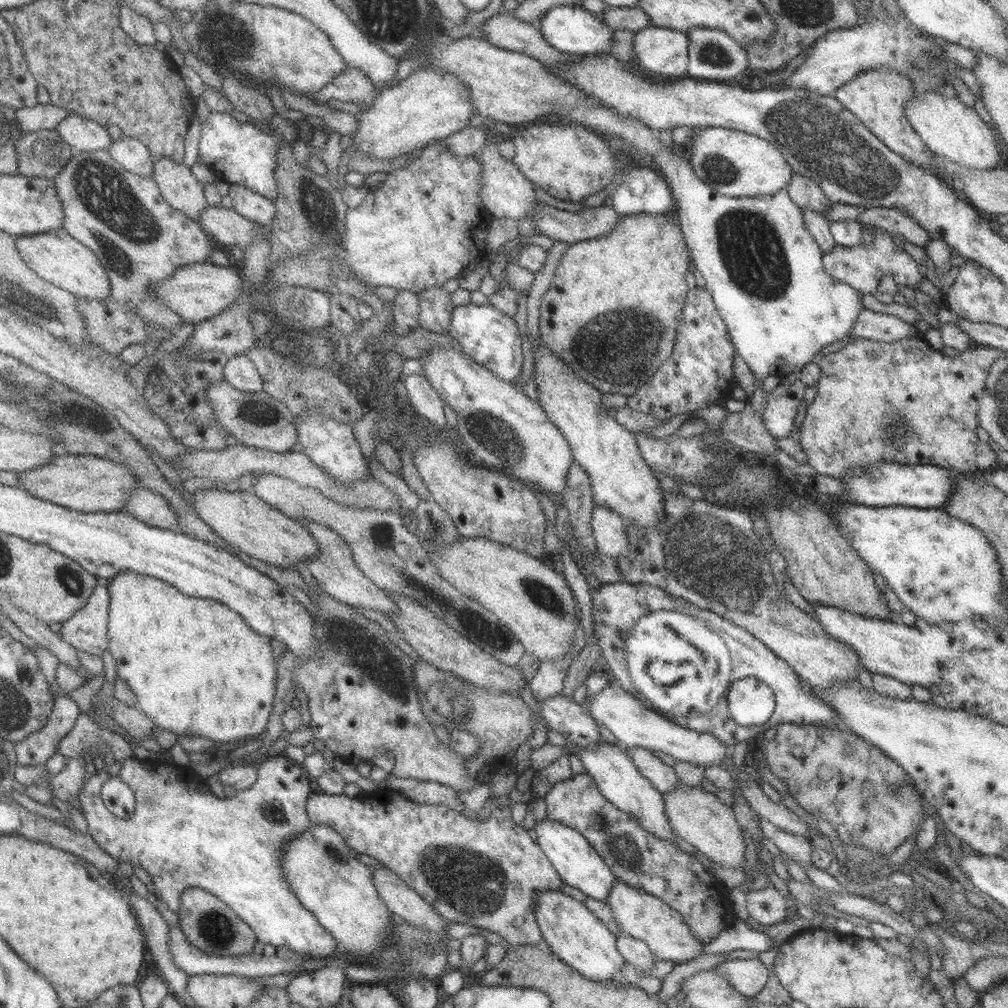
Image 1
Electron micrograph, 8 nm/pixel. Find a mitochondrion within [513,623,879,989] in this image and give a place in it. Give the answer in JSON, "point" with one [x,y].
{"point":[627,852]}

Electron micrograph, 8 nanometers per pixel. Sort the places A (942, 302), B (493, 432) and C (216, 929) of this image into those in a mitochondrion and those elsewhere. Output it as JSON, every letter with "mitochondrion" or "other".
{"A":"other","B":"mitochondrion","C":"mitochondrion"}

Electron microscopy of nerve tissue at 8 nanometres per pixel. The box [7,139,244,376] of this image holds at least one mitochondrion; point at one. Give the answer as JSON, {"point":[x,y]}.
{"point":[107,196]}

